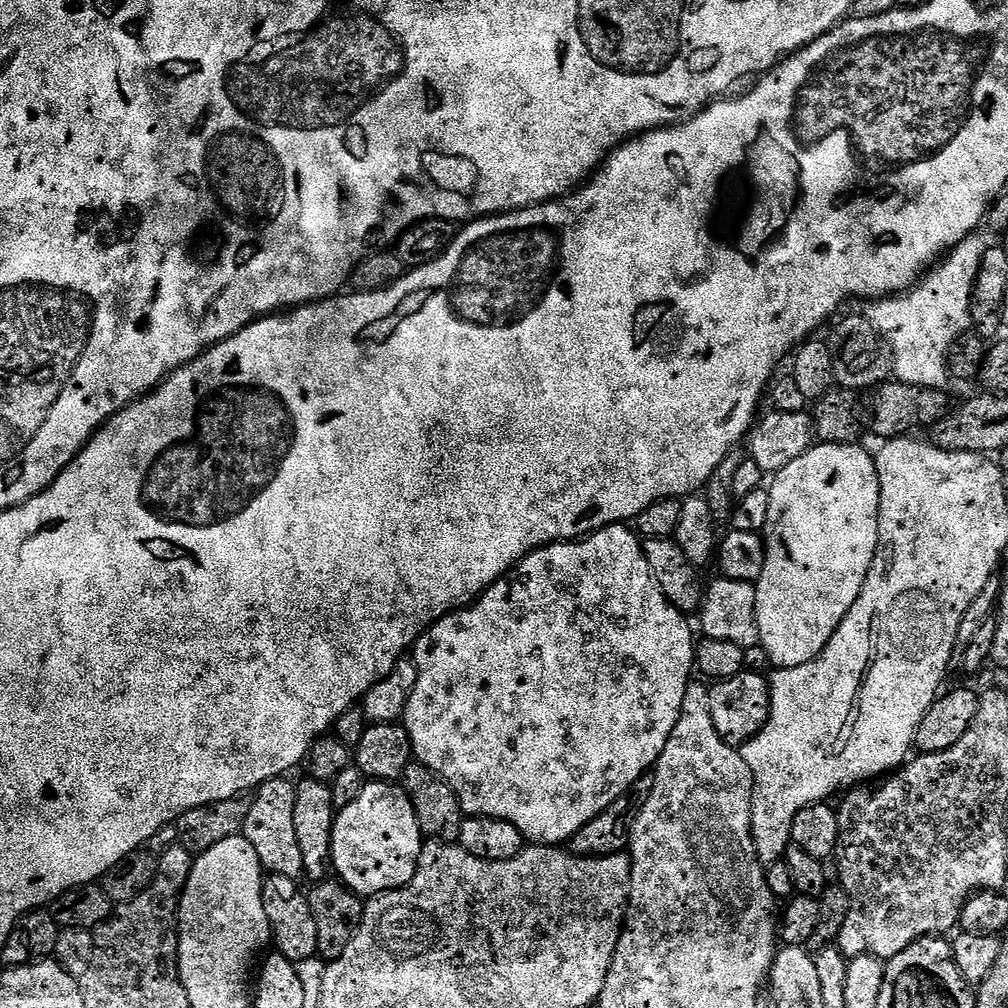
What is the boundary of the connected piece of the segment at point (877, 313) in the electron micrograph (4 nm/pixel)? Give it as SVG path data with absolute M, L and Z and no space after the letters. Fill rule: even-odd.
M980 234L967 236L907 292L867 305L868 321L885 333L892 345L894 376L899 383L939 389L949 383L948 351L956 335L972 324L972 291L985 247L986 241Z

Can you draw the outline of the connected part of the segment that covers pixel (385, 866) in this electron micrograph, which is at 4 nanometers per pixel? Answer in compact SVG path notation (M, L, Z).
M368 782L354 802L337 811L332 831L332 868L350 891L371 898L412 881L421 847L418 818L406 793L392 782Z

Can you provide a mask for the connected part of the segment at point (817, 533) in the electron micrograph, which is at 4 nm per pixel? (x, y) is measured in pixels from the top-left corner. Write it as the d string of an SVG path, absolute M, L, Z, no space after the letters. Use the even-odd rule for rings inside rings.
M827 442L817 443L809 448L802 458L794 458L790 466L786 466L781 472L775 473L773 484L770 484L768 493L770 494L770 518L766 518L766 526L762 533L764 537L764 553L766 562L762 566L762 574L759 580L755 581L756 586L756 617L758 618L758 630L760 631L759 644L764 647L769 661L776 668L797 668L806 662L810 662L814 657L820 655L830 642L830 638L838 630L842 618L858 602L862 594L862 586L868 577L870 566L876 557L876 547L878 546L878 510L880 509L880 483L878 482L878 470L871 451L859 448L856 442L846 444L830 444Z

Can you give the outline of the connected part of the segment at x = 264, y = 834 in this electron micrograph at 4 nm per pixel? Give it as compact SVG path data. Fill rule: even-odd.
M288 778L267 780L255 789L248 804L248 813L244 823L243 835L254 846L254 854L258 854L265 873L274 876L285 876L299 881L304 876L302 866L302 849L298 846L298 837L294 831L294 794L296 784Z

